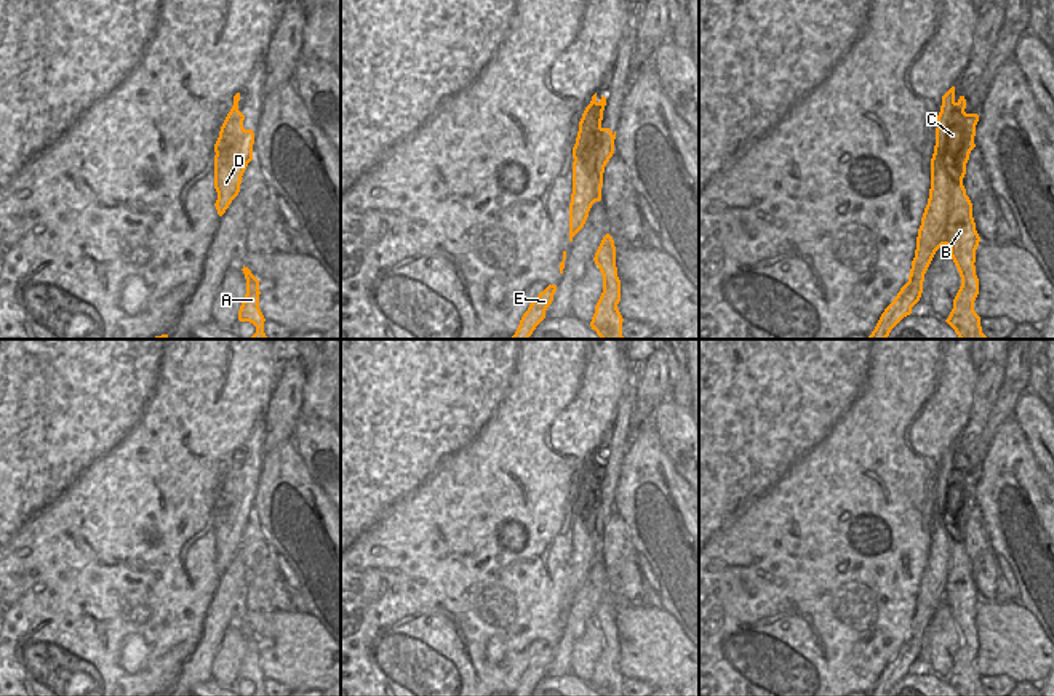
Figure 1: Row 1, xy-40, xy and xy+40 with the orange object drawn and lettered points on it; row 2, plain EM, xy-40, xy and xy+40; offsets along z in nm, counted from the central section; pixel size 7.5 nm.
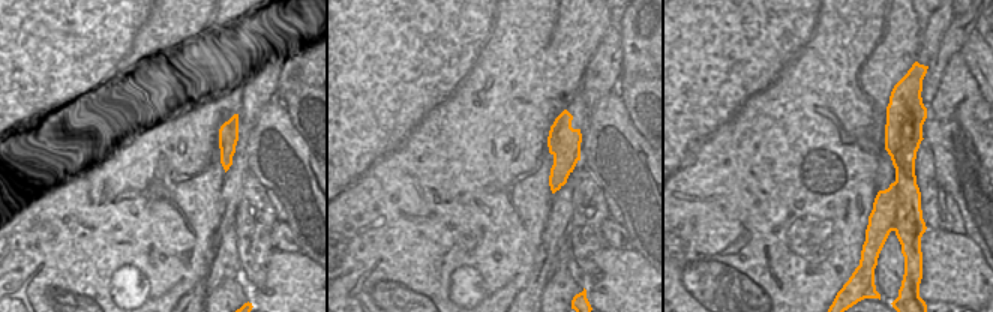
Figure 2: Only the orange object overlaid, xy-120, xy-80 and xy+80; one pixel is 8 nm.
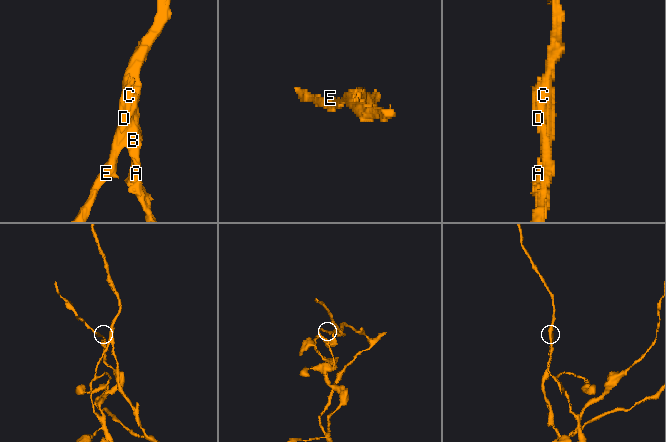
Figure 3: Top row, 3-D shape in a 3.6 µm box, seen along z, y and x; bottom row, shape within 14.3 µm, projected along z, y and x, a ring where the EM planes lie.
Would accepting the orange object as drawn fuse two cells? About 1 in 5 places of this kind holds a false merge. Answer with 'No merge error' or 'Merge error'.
Merge error

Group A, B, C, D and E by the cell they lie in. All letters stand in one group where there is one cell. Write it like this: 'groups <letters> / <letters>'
groups A B C / D E

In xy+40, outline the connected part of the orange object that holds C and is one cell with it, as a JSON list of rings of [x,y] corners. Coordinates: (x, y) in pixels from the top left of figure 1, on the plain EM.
[[[952,445],[942,454],[940,470],[937,474],[937,486],[936,486],[936,504],[932,515],[942,515],[948,531],[950,541],[950,571],[947,592],[944,595],[944,603],[950,606],[950,614],[960,630],[961,645],[953,658],[953,667],[945,678],[958,693],[958,696],[987,696],[982,691],[980,675],[974,669],[974,659],[979,653],[979,637],[976,634],[976,608],[979,605],[980,595],[976,589],[976,581],[972,576],[972,562],[966,554],[966,547],[963,544],[963,536],[966,533],[966,522],[969,518],[971,509],[976,506],[976,483],[979,480],[977,472],[966,472],[966,458],[960,454],[955,458],[955,445]]]

